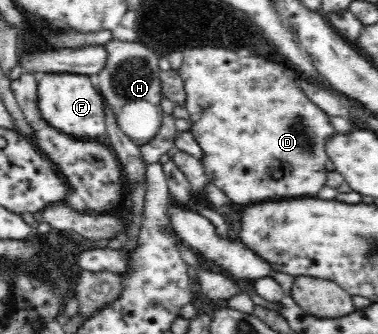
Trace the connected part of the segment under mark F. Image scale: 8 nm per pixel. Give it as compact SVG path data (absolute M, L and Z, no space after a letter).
M52 73L38 79L40 111L48 123L73 138L103 141L107 135L107 109L100 89L86 73Z

